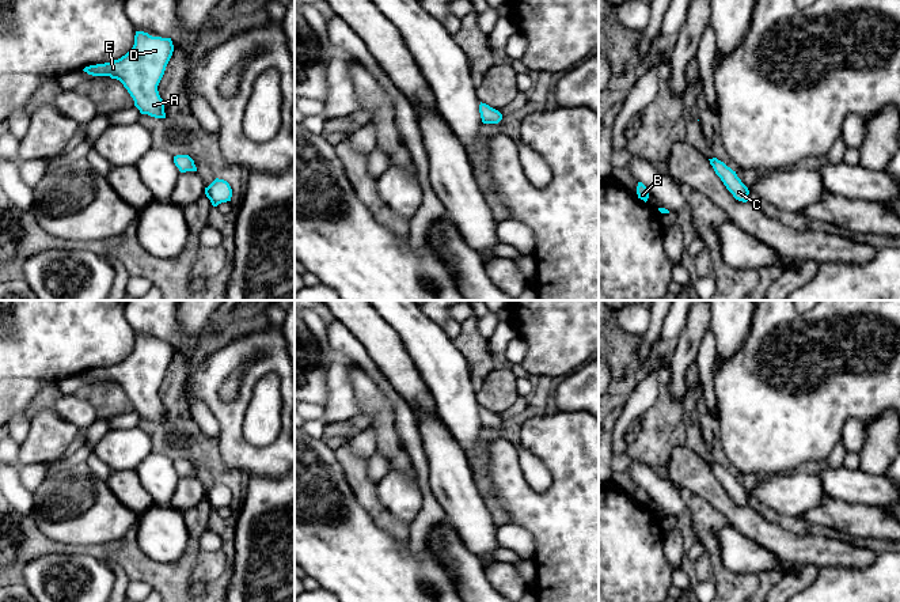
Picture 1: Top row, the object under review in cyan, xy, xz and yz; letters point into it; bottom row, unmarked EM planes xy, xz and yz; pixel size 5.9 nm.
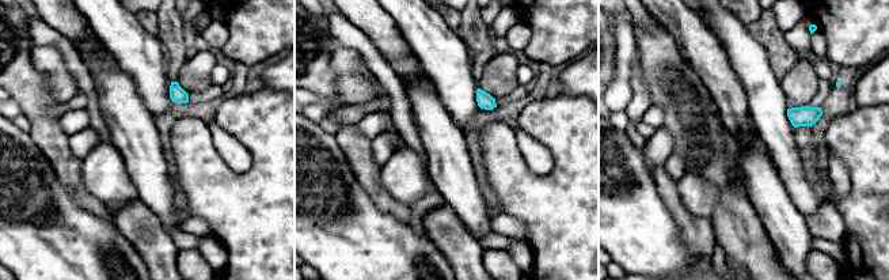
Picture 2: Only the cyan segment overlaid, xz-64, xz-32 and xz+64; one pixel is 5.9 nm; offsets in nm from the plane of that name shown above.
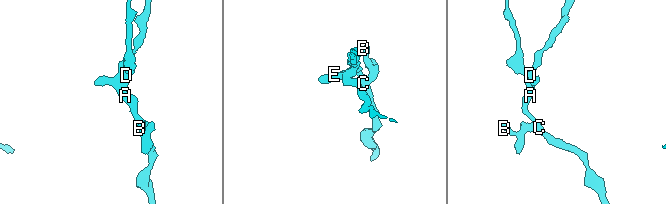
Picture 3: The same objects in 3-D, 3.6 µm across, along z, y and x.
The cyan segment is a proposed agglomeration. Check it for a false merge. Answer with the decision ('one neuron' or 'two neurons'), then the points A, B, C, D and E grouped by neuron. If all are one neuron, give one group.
one neuron; groups A B C D E

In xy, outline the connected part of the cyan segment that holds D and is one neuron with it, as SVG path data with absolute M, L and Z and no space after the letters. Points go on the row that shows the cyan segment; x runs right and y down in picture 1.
M136 31L134 45L125 56L110 63L86 67L83 71L92 76L110 76L119 80L141 114L166 118L164 102L157 86L172 52L171 38Z

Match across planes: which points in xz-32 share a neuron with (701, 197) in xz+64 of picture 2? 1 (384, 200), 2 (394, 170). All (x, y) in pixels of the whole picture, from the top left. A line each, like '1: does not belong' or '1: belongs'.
1: does not belong
2: belongs

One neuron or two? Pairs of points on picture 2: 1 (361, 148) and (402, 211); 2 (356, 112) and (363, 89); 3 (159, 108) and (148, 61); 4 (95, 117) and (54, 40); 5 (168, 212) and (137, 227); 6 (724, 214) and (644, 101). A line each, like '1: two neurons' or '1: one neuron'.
1: one neuron
2: two neurons
3: one neuron
4: one neuron
5: two neurons
6: two neurons

